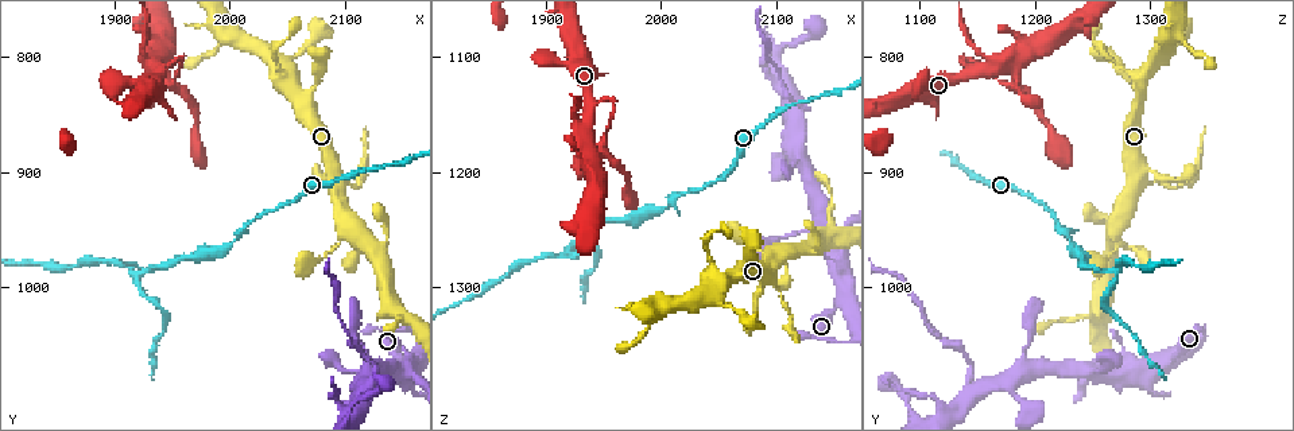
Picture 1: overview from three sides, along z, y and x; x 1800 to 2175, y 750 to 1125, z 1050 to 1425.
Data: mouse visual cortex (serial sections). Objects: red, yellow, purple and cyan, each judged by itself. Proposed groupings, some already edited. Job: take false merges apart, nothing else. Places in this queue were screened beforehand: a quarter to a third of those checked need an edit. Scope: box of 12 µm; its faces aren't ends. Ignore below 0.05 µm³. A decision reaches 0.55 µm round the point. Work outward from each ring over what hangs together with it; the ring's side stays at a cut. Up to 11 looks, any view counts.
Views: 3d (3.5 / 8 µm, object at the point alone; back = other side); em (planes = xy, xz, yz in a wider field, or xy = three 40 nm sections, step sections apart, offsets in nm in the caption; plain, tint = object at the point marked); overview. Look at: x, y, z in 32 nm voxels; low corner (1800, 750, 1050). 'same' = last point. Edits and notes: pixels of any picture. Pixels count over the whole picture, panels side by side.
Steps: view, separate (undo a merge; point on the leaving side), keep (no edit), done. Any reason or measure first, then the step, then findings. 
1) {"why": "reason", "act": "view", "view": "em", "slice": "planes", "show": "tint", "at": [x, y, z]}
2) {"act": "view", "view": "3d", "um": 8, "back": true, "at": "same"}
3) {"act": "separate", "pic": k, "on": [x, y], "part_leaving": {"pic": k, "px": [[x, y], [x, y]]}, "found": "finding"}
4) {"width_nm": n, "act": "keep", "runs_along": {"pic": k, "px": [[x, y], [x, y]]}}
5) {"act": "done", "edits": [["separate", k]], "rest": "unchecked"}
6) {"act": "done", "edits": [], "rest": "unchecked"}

{"act": "view", "view": "3d", "um": 3.5, "at": [2076, 980, 1260]}

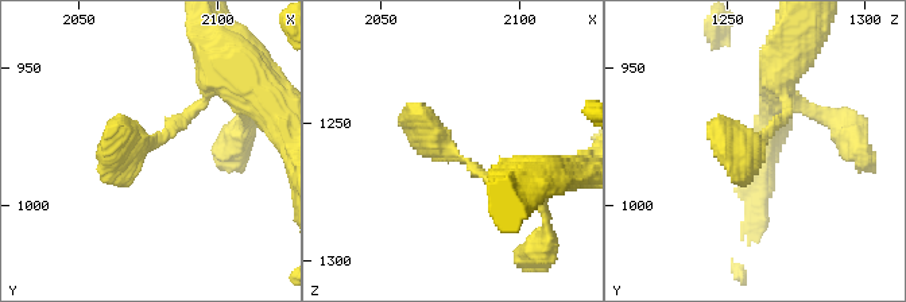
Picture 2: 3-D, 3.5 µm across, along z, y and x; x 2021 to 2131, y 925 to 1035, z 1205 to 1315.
{"act": "view", "view": "em", "slice": "xy", "step": 3, "show": "tint", "at": [2076, 978, 1262]}

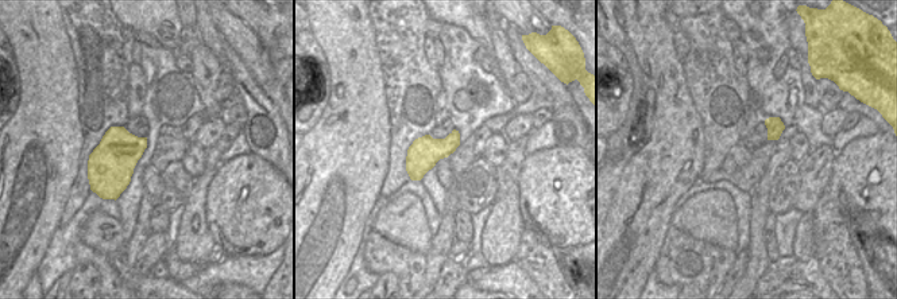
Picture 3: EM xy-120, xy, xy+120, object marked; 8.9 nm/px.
{"width_nm": 280, "act": "keep", "runs_along": {"pic": 2, "px": [[512, 177], [492, 184], [409, 108]]}, "found": "continuous, no second cell"}

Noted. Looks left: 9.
{"why": "a narrow waist", "act": "view", "view": "3d", "um": 3.5, "at": [2122, 1064, 1142]}

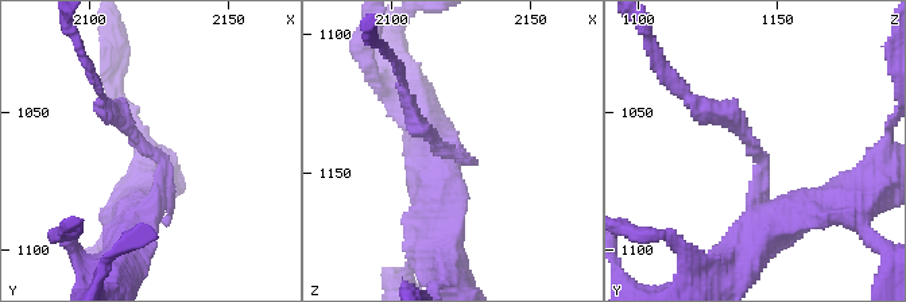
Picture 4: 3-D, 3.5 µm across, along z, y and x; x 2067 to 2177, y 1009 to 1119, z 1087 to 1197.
{"arm_widths_nm": [200, 300], "act": "view", "view": "em", "slice": "xy", "step": 1, "show": "plain", "at": [2122, 1063, 1142]}

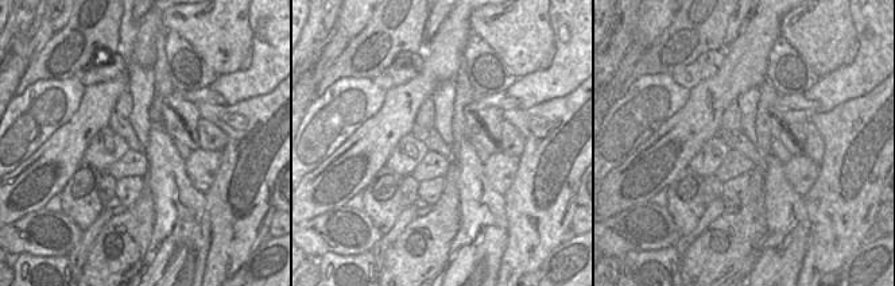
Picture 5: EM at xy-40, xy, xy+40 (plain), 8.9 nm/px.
{"act": "view", "view": "em", "slice": "xy", "step": 1, "show": "tint", "at": "same"}

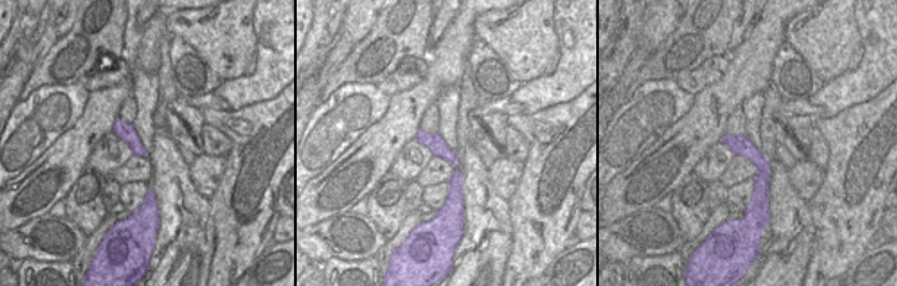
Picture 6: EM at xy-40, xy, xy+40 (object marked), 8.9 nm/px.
{"act": "separate", "pic": 4, "on": [123, 126], "part_leaving": {"pic": 4, "px": [[150, 151], [100, 105], [92, 77]]}, "found": "two cells meet here"}

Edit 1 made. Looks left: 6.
{"why": "abrupt turn", "act": "view", "view": "3d", "um": 3.5, "at": [2102, 1106, 1192]}

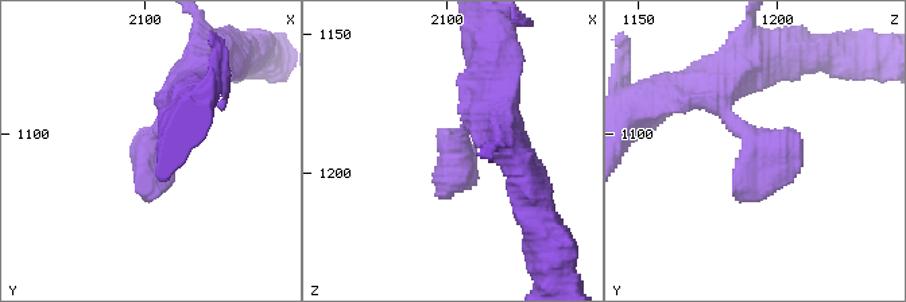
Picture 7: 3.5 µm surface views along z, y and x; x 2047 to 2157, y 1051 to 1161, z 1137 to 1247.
{"act": "keep", "runs_along": {"pic": 7, "px": [[197, 73], [167, 101], [139, 189]]}, "found": "continuous, no second cell"}

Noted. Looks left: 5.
{"why": "four arms meet", "act": "view", "view": "3d", "um": 3.5, "back": true, "at": [1940, 804, 1182]}

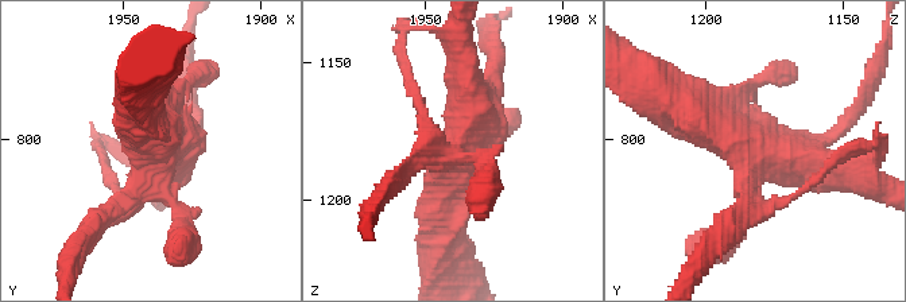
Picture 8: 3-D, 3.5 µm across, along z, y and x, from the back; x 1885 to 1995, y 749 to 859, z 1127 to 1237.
{"act": "view", "view": "em", "slice": "planes", "show": "tint", "at": [1938, 805, 1182]}

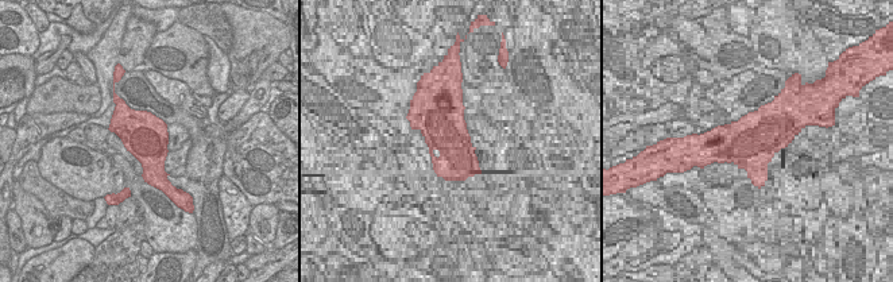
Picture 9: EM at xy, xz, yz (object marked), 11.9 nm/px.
{"act": "separate", "pic": 8, "on": [91, 225], "border": {"pic": 9, "px": [[170, 184], [161, 184], [157, 188]]}, "found": "a second cell is stuck on"}

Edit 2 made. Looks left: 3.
{"why": "see it whole again", "act": "view", "view": "overview"}

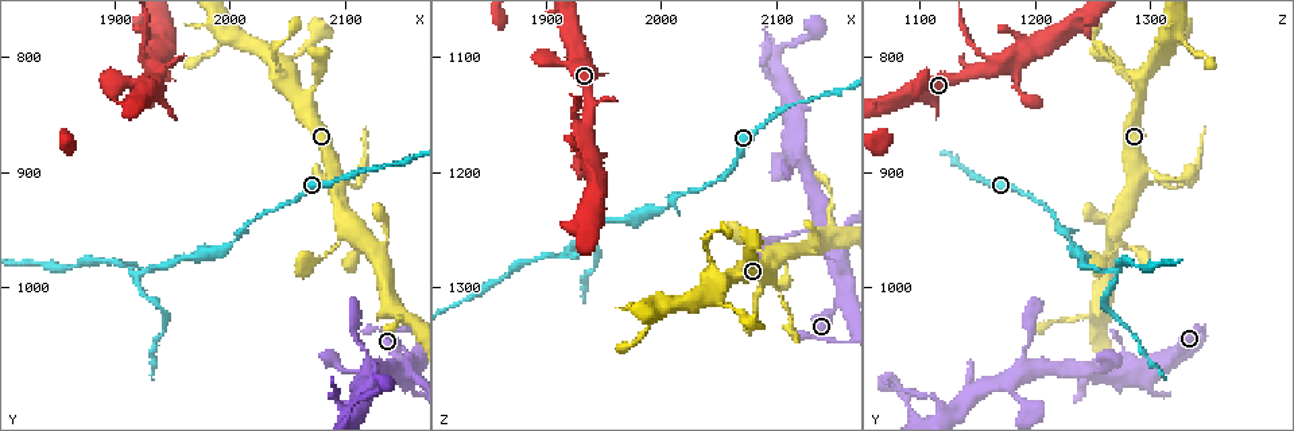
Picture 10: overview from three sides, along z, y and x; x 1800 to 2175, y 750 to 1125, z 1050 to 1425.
{"why": "abrupt turn", "act": "view", "view": "3d", "um": 3.5, "at": [1998, 780, 1318]}

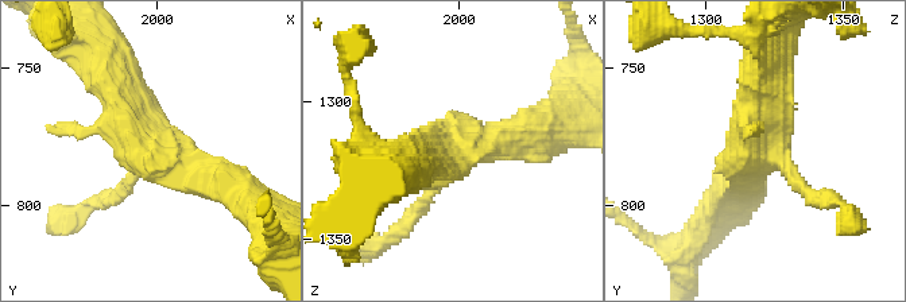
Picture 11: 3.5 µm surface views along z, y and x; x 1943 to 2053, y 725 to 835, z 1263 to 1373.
{"act": "view", "view": "em", "slice": "xy", "step": 5, "show": "tint", "at": [1997, 781, 1318]}

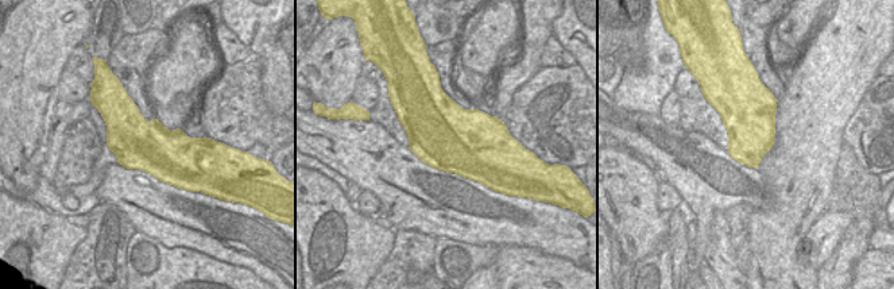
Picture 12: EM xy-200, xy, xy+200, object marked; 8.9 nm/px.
{"act": "keep", "runs_along": {"pic": 11, "px": [[227, 182], [148, 153], [103, 74]]}, "found": "all the same cell"}

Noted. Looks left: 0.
{"act": "done", "edits": [["separate", 4], ["separate", 8]], "rest": "unchecked"}

